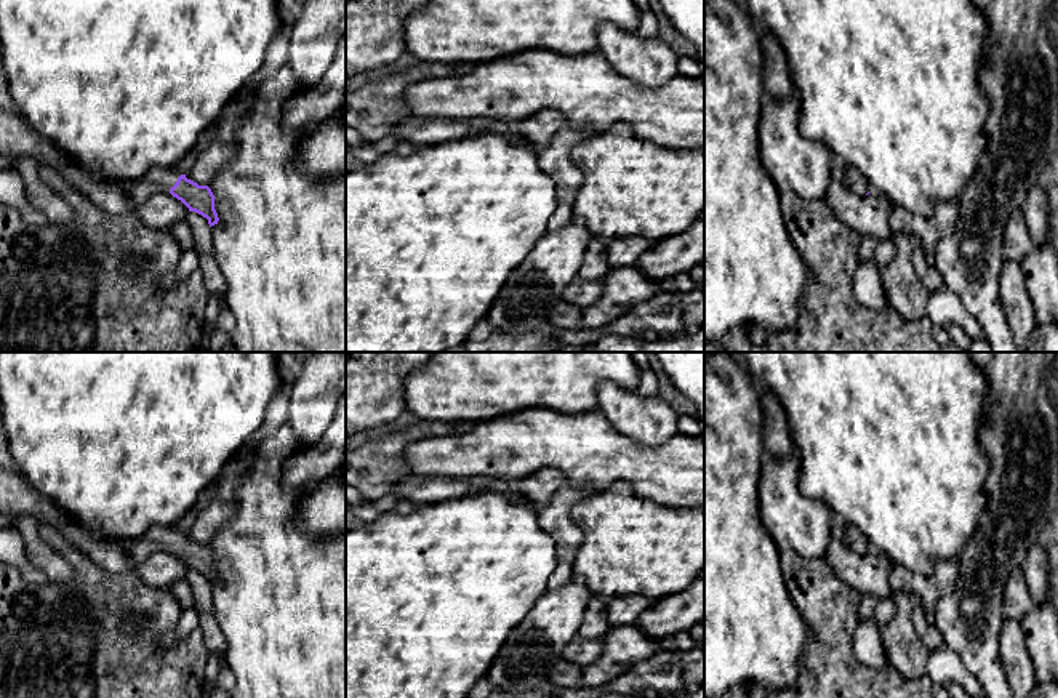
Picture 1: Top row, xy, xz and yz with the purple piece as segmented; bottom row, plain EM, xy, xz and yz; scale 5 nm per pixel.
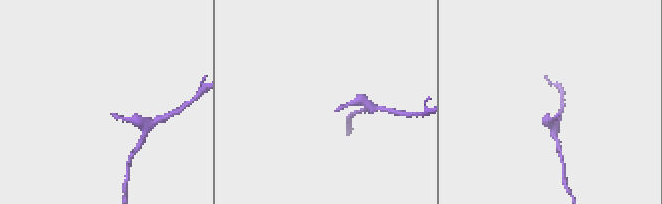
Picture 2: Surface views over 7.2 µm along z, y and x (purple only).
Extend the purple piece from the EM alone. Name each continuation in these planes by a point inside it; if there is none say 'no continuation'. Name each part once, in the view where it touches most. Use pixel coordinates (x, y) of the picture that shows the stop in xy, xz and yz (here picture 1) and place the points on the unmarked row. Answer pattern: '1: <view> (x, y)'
1: xy (16, 497)

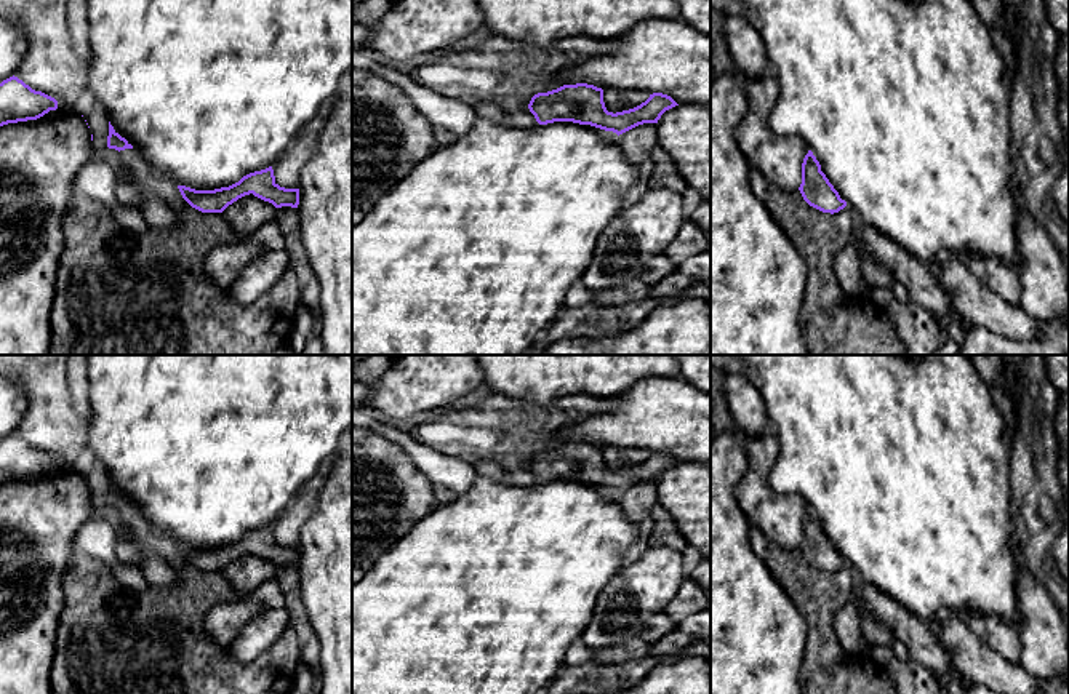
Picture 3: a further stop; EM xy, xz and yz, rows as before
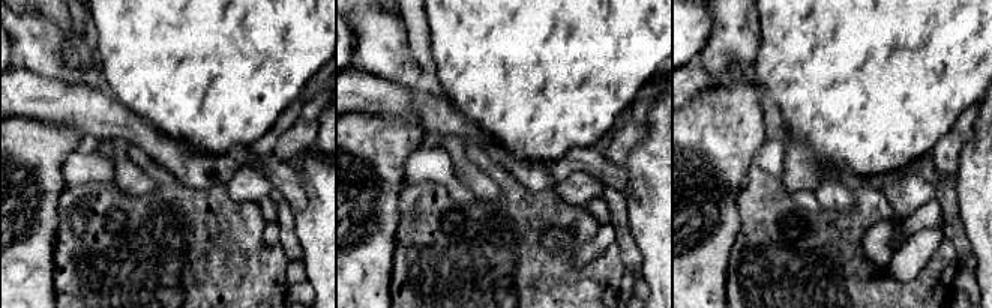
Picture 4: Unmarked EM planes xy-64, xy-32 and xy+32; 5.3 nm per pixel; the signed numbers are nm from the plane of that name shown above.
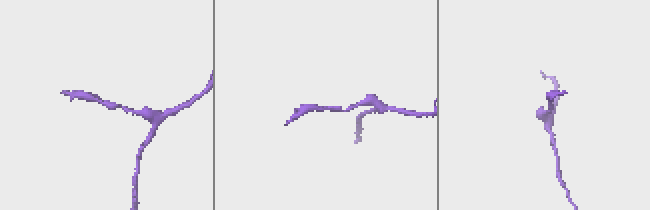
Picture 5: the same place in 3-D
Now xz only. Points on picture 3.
no continuation

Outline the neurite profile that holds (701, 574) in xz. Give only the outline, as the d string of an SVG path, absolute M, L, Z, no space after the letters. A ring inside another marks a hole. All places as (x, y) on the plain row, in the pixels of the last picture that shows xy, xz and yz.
M701 560L690 577L703 588L711 592L711 560Z

